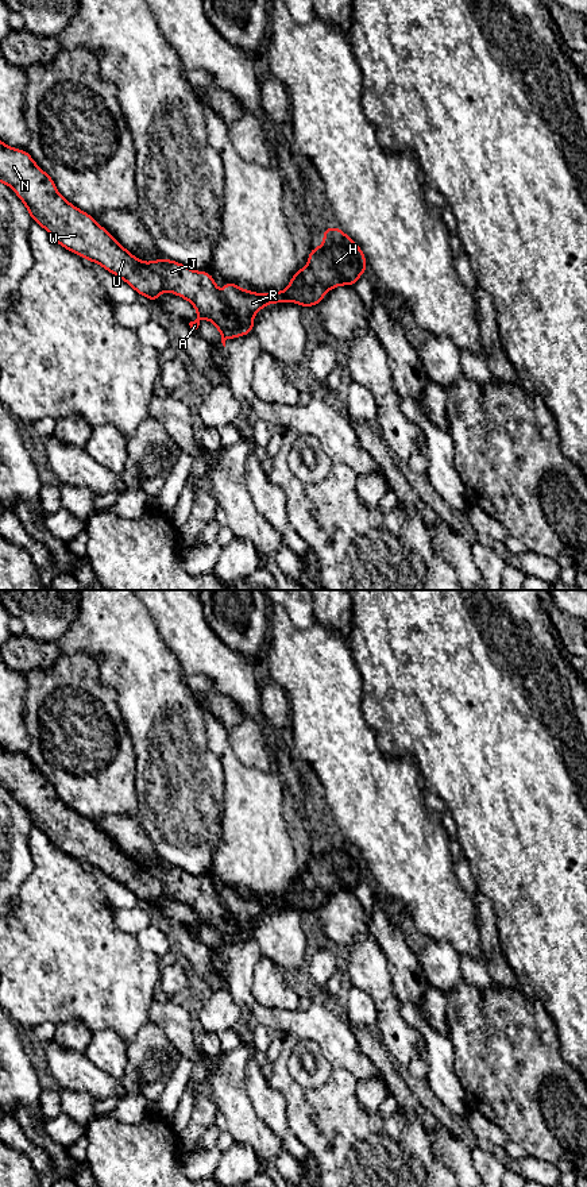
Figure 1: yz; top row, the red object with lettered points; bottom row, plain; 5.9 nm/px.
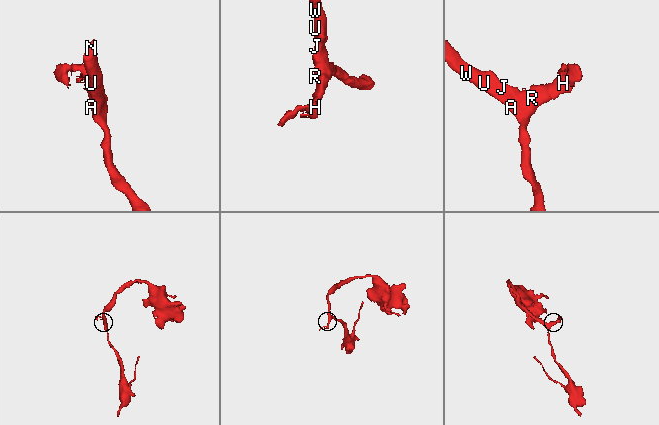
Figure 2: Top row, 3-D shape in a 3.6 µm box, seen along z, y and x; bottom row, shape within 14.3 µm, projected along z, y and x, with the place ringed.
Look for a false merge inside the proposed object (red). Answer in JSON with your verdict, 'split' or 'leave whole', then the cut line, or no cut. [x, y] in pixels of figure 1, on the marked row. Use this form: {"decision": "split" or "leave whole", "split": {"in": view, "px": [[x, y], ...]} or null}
{"decision": "leave whole", "split": null}

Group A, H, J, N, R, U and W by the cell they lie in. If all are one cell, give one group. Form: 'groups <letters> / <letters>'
groups A H J N R U W

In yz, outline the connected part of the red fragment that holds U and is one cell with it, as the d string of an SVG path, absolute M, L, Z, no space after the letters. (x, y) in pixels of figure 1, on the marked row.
M1 140L0 182L15 190L32 220L42 226L58 244L105 267L109 273L124 280L138 294L157 302L161 292L170 292L190 301L198 313L198 317L189 323L190 328L197 329L201 319L209 319L220 331L224 347L229 338L252 334L254 313L270 302L293 301L300 307L314 307L324 298L327 290L340 285L355 286L367 269L367 261L360 247L339 227L332 227L321 231L321 236L327 239L325 243L310 250L308 266L296 270L285 292L258 294L225 281L221 296L217 292L216 281L208 271L194 271L171 259L155 259L148 263L135 258L104 227L99 226L93 216L66 201L57 190L53 178L32 161L28 151L8 147Z

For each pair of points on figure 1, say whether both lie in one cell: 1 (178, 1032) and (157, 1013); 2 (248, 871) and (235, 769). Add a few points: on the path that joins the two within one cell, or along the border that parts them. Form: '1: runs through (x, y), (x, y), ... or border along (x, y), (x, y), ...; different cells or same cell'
1: runs through (173, 1026), (162, 1016); same cell
2: runs through (248, 846), (248, 794); same cell

